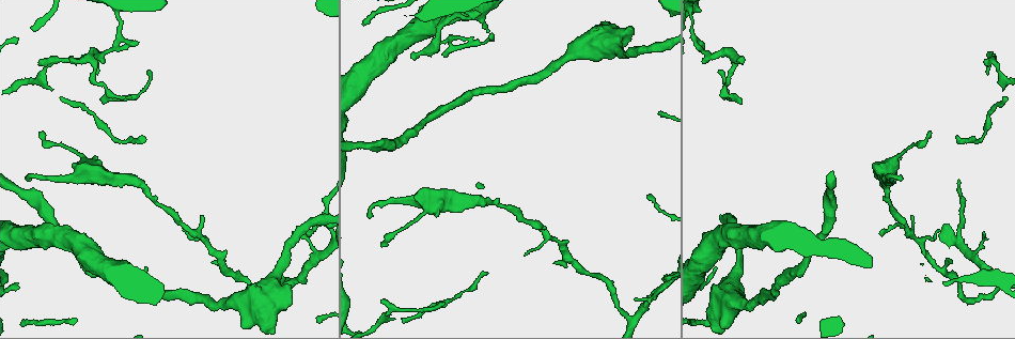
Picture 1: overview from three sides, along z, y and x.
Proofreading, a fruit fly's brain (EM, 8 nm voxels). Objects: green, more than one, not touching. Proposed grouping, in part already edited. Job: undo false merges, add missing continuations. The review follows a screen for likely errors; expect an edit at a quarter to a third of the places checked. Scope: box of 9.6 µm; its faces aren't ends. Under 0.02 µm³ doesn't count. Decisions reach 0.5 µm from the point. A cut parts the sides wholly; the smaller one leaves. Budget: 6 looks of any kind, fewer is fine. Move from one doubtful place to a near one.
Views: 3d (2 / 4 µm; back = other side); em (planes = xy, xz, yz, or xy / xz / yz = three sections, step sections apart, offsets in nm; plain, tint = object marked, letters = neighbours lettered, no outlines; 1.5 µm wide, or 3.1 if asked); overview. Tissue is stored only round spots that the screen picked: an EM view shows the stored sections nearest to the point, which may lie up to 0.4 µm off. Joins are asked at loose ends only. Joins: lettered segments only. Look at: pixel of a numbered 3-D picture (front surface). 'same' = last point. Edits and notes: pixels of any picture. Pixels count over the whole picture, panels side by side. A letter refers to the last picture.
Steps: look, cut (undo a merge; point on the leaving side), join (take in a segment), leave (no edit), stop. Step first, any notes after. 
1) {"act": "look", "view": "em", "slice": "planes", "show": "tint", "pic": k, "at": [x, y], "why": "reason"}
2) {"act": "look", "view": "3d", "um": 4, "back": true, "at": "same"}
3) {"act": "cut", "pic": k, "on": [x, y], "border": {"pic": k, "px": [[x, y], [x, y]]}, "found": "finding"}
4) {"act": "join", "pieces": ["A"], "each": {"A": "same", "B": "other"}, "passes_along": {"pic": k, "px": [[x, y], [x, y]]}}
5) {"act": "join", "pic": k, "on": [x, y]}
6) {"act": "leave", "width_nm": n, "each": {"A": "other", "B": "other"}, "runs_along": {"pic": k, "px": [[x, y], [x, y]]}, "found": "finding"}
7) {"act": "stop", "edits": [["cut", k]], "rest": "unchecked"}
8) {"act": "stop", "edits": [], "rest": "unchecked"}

{"act": "look", "view": "3d", "um": 2, "pic": 1, "at": [742, 57], "why": "branch stops here"}

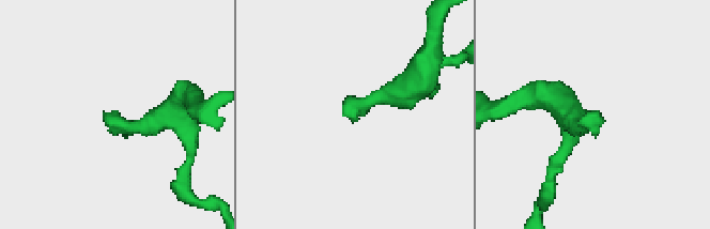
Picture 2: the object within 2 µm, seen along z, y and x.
{"act": "look", "view": "em", "slice": "planes", "show": "letters", "pic": 2, "at": [344, 112], "why": "now the EM"}

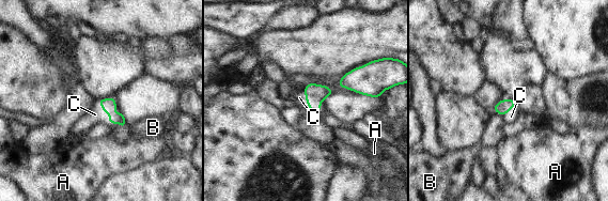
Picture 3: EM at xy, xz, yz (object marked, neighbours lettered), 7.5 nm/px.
{"act": "join", "pieces": ["C"], "each": {"A": "other", "B": "other", "C": "same"}, "passes_along": {"pic": 3, "px": [[108, 105], [109, 114], [95, 114]]}, "found": "it goes on there"}

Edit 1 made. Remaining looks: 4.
{"act": "look", "view": "overview", "why": "redraw"}

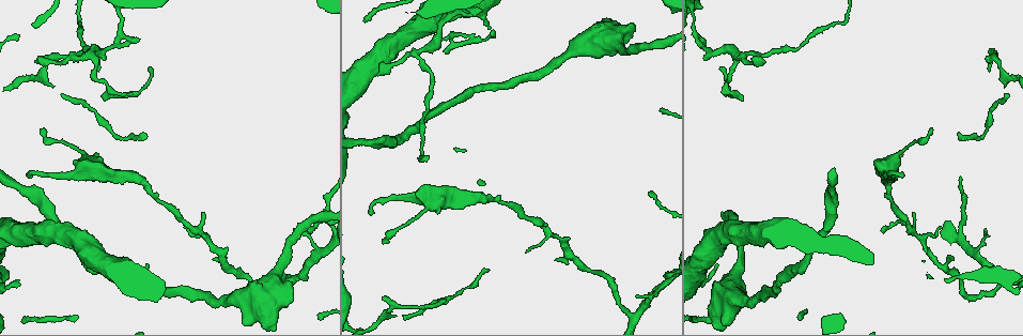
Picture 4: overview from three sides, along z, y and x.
{"act": "look", "view": "em", "slice": "yz", "step": 4, "show": "tint", "pic": 4, "at": [902, 178], "why": "thin end"}

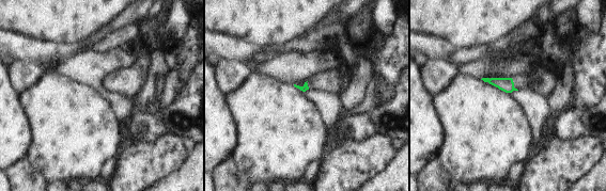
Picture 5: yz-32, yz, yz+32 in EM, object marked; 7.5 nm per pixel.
{"act": "look", "view": "em", "slice": "planes", "show": "tint", "at": "same", "why": "another direction"}

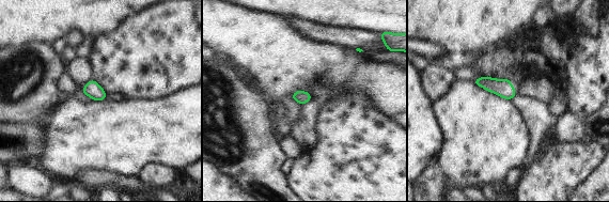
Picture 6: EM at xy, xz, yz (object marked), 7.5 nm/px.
{"act": "look", "view": "em", "slice": "planes", "show": "letters", "at": "same", "why": "what lies round it"}

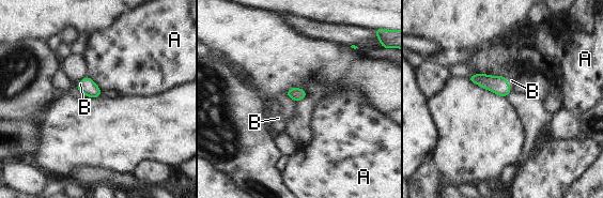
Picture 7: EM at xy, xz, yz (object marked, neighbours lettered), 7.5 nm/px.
{"act": "join", "pieces": ["B"], "each": {"A": "other", "B": "same"}, "passes_along": {"pic": 7, "px": [[497, 85], [508, 84], [511, 80]]}, "found": "it goes on there"}

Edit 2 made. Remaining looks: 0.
{"act": "stop", "edits": [["join", 3], ["join", 7]], "rest": "unchecked"}

